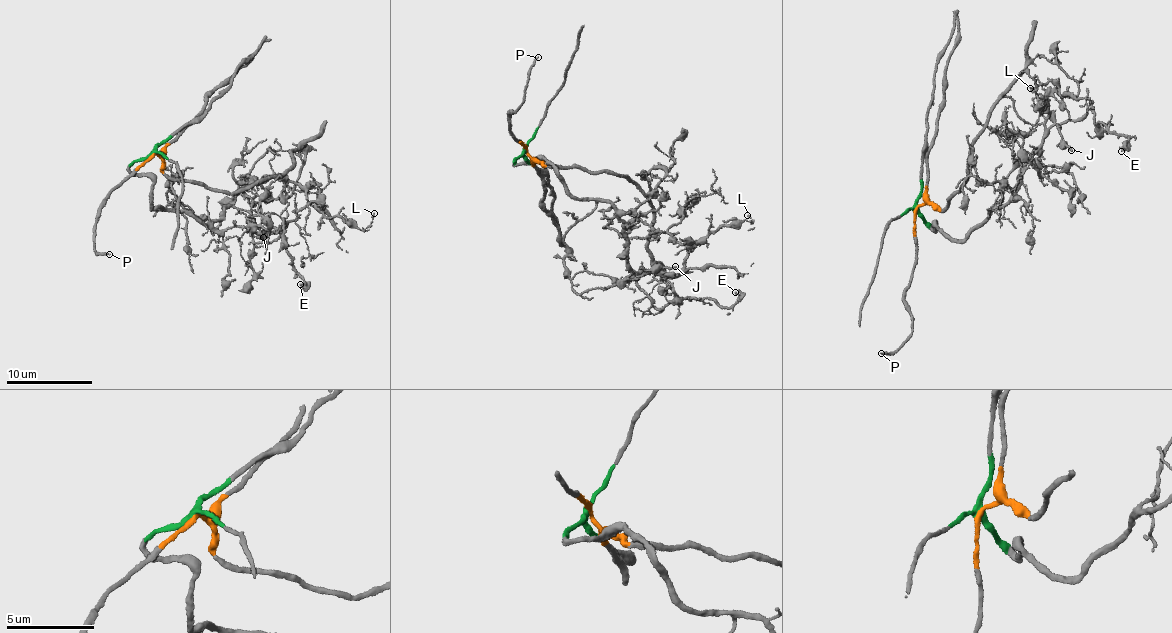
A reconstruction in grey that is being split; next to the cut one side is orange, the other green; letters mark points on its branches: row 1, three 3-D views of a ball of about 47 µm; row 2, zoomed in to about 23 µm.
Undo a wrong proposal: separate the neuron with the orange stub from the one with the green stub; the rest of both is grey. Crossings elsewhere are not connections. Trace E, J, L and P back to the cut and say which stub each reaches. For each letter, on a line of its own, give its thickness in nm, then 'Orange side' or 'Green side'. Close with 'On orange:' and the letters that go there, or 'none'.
E: Thickness 140 nm. Green side
J: Thickness 180 nm. Green side
L: Thickness 110 nm. Green side
P: Thickness 160 nm. Orange side
On orange: P

